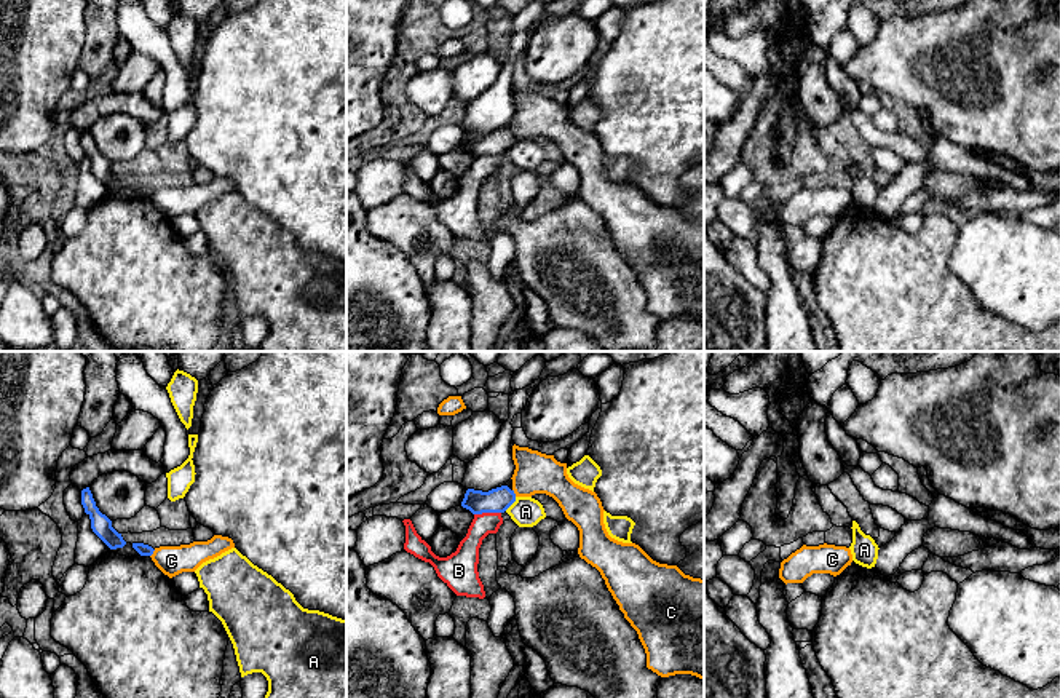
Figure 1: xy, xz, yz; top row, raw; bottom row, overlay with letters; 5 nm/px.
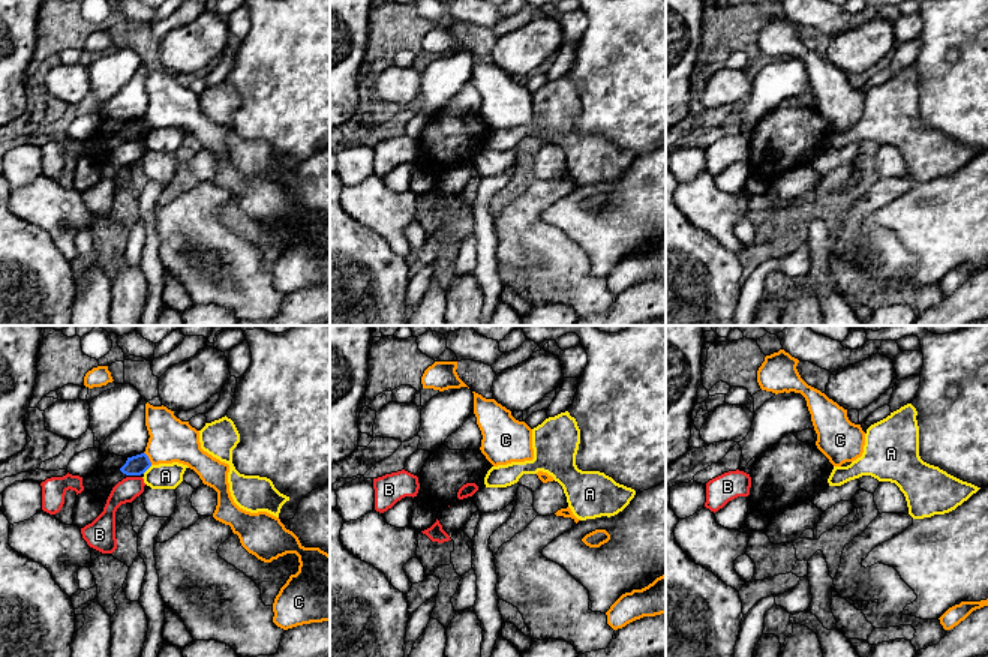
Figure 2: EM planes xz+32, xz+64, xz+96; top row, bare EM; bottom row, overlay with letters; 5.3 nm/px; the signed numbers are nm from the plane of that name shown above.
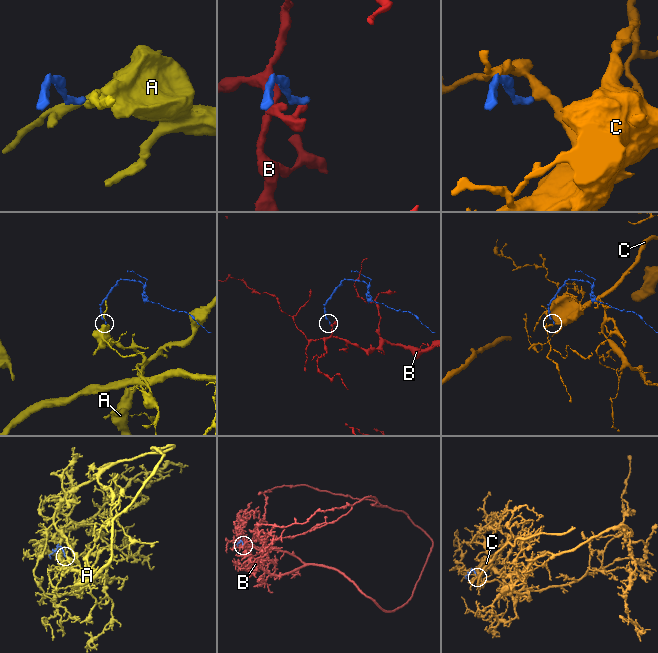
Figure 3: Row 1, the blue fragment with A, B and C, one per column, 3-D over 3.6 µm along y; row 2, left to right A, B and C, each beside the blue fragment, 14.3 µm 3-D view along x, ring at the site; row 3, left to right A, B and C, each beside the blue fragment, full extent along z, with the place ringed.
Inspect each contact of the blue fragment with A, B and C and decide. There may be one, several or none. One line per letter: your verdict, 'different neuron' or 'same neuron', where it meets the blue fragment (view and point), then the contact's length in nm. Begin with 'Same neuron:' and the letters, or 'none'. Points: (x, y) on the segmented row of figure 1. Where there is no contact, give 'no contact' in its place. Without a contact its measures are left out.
Same neuron: none
A: different neuron | xz (511, 503) | 90 nm
B: different neuron | xz (487, 511) | 140 nm
C: different neuron | xy (152, 553) | 50 nm

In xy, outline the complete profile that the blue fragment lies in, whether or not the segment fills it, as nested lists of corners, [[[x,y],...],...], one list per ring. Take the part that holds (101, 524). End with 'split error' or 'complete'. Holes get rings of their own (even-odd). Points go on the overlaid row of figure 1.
[[[89,487],[81,490],[81,505],[85,508],[85,513],[89,516],[91,519],[91,529],[93,532],[110,548],[110,549],[117,549],[117,548],[123,548],[126,545],[126,541],[123,540],[121,533],[118,533],[113,527],[112,527],[112,521],[102,514],[99,511],[99,508],[96,506],[96,502],[93,498],[93,494],[89,490]]]; complete

